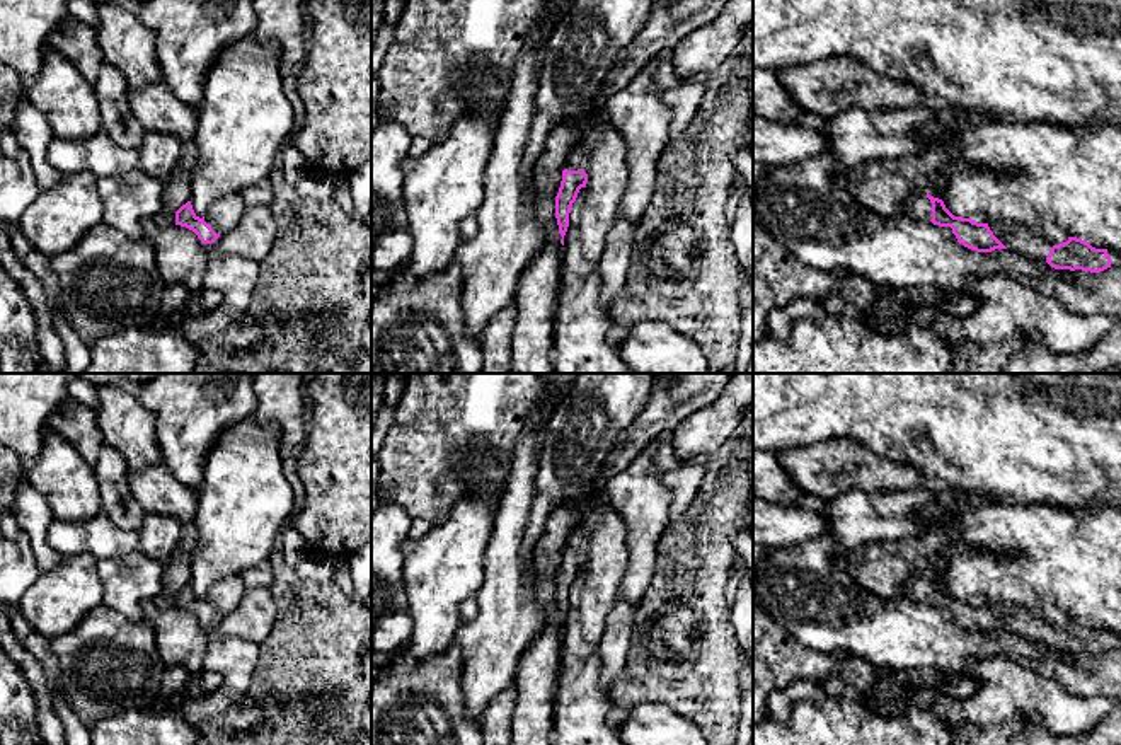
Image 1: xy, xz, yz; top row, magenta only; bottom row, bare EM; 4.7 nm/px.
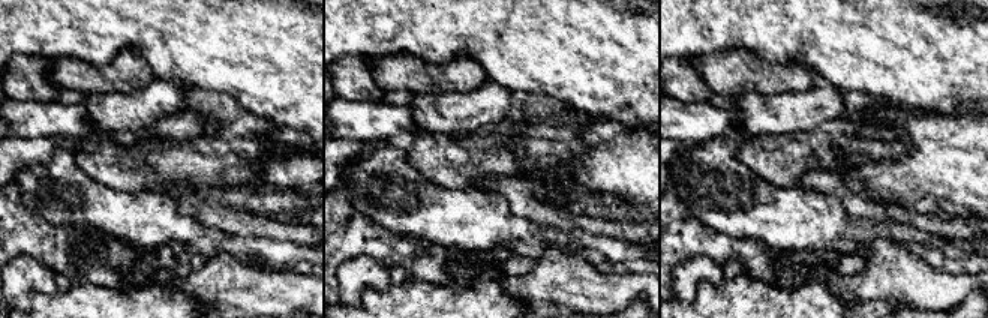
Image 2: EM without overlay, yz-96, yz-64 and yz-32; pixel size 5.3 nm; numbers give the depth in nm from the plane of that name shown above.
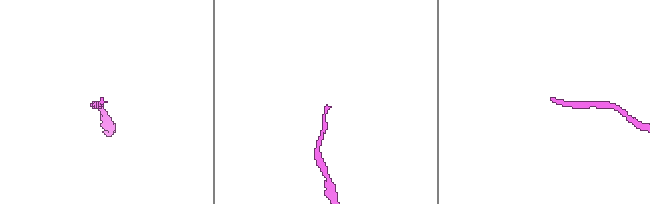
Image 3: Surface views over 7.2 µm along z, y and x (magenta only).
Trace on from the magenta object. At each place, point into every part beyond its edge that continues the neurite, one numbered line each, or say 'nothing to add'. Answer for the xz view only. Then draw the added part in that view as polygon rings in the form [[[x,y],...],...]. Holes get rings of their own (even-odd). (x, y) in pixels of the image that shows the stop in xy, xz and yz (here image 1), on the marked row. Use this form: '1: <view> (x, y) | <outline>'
1: xz (602, 155) | [[[605,114],[598,126],[586,131],[584,141],[569,153],[564,169],[588,174],[586,196],[579,208],[579,240],[583,257],[596,264],[630,176],[625,141]]]

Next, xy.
1: xy (224, 213) | [[[240,193],[227,194],[206,210],[204,222],[221,237],[240,222],[245,210]]]

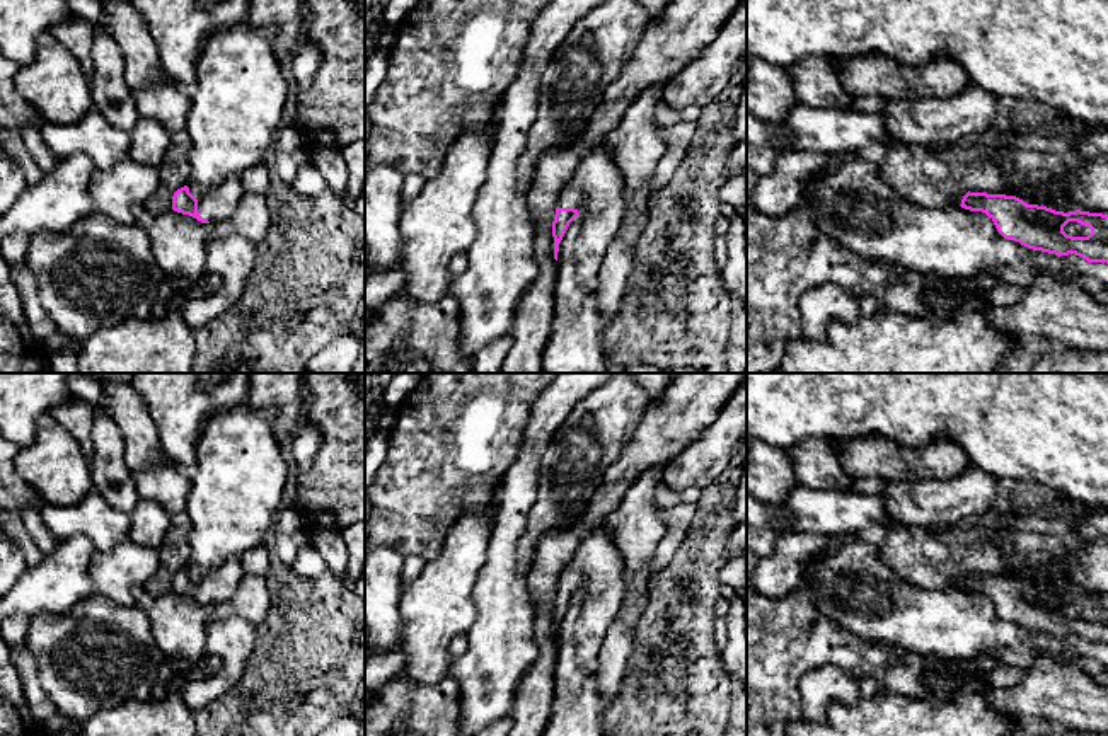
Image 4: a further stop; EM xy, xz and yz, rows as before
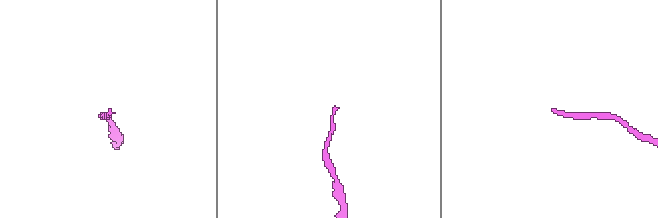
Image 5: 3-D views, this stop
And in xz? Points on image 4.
1: xz (595, 189) | [[[597,145],[581,158],[557,206],[580,211],[578,279],[585,290],[595,290],[607,249],[619,235],[626,213],[622,175],[605,147]]]

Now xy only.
1: xy (219, 203) | [[[230,175],[218,187],[198,196],[198,213],[210,223],[218,223],[230,216],[244,194],[242,182],[239,175]]]

